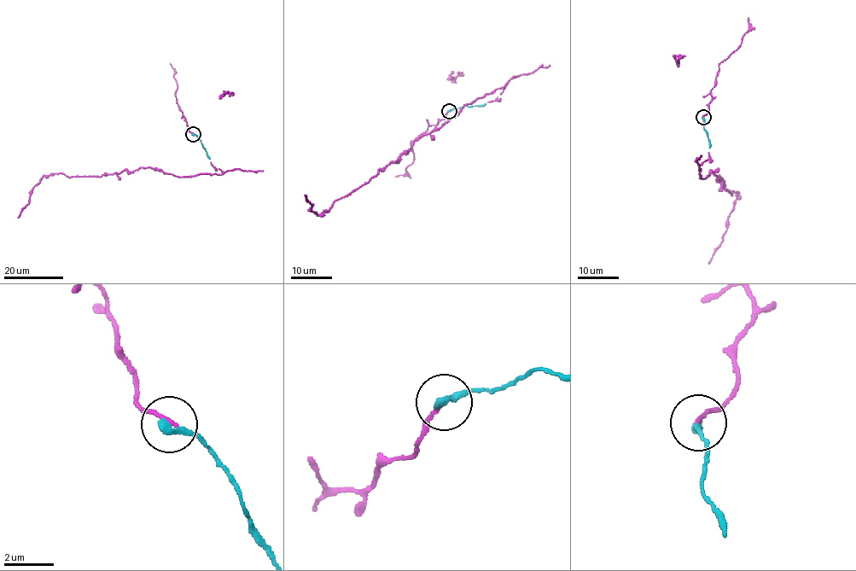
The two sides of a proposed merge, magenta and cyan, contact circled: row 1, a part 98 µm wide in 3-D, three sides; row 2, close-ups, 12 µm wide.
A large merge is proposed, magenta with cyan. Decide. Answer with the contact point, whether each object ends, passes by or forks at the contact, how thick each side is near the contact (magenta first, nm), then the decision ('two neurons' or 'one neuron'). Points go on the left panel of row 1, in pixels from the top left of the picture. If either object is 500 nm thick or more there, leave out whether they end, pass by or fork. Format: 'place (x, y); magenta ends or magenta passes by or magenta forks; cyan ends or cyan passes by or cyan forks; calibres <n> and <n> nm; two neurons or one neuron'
place (193, 134); magenta ends; cyan ends; calibres 160 and 320 nm; one neuron

